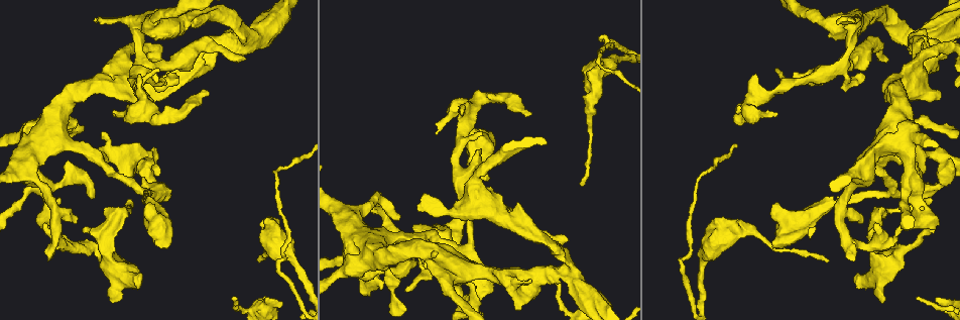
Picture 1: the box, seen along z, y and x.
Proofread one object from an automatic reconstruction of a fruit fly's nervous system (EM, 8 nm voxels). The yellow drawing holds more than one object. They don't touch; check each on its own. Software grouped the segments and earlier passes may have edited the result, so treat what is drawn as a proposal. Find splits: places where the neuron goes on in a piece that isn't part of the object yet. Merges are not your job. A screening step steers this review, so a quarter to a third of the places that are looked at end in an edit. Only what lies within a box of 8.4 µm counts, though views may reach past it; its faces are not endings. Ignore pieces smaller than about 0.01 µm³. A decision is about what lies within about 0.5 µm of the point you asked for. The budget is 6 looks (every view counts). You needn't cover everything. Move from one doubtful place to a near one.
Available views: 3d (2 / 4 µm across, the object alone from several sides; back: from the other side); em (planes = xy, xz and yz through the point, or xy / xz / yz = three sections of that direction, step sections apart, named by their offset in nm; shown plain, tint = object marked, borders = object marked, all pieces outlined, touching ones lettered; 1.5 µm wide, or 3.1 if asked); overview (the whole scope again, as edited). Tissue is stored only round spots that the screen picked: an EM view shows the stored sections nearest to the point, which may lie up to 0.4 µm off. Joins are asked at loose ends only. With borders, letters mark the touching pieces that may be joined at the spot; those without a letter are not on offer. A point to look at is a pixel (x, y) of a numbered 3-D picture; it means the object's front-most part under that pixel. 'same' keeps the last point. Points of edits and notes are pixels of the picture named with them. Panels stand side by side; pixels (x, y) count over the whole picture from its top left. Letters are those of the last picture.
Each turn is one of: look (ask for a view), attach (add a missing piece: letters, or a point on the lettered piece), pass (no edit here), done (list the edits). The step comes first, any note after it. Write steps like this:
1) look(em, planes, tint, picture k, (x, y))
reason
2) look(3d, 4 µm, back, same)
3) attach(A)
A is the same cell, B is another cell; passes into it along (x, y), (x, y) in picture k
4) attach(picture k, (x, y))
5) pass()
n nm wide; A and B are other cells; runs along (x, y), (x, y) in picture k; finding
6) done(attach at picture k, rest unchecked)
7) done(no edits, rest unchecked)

look(3d, 2 µm, picture 1, (858, 288))
free end

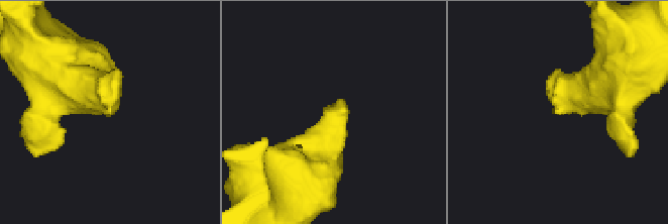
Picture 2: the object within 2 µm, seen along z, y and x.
look(em, planes, borders, picture 2, (332, 111))
shape alone is not enough

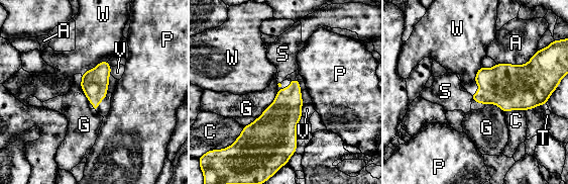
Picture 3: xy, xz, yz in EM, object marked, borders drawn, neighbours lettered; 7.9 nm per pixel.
attach(S)
220 nm wide; S is the same cell, A, C, G, P, T, V and W are other cells; the neuron continues

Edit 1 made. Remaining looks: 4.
look(overview)
see it whole again

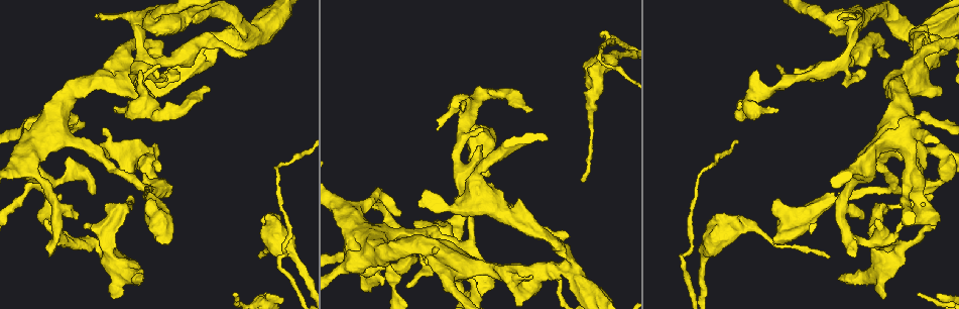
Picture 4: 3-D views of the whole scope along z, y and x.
look(3d, 2 µm, picture 4, (234, 294))
branch stops here

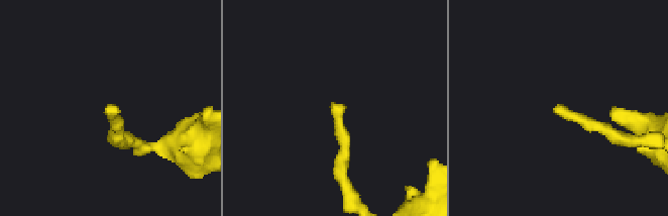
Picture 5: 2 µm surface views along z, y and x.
look(em, planes, borders, picture 5, (334, 105))
now the EM

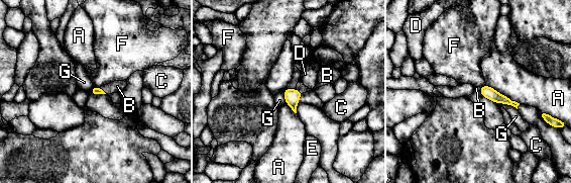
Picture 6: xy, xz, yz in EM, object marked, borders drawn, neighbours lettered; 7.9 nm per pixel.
attach(B)
B is the same cell, A, C, D, E, F and G are other cells; passes into it along (95, 90), (102, 90), (117, 86) in picture 6; the neuron continues

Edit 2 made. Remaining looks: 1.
done(attach at picture 3, attach at picture 6, rest unchecked)

